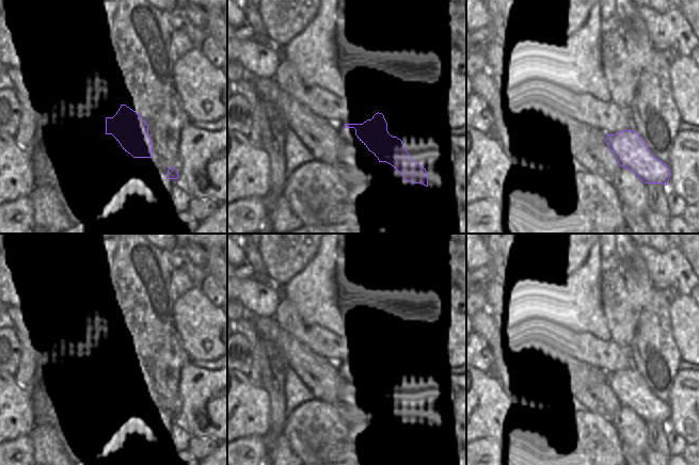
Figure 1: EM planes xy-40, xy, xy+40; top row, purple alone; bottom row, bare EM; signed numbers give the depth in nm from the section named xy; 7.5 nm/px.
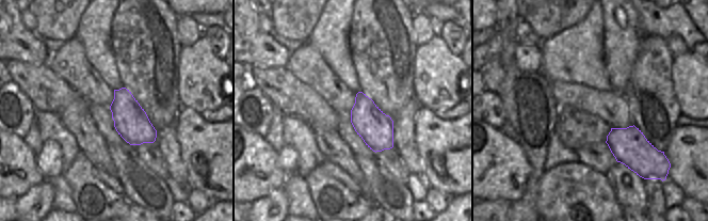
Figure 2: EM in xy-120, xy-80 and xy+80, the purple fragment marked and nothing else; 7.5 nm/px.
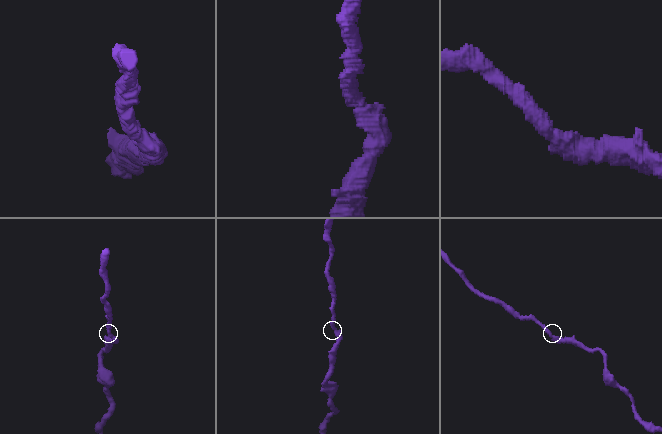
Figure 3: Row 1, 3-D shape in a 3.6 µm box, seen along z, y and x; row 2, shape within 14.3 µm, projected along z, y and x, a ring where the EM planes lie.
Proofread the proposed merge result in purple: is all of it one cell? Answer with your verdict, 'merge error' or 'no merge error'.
no merge error

